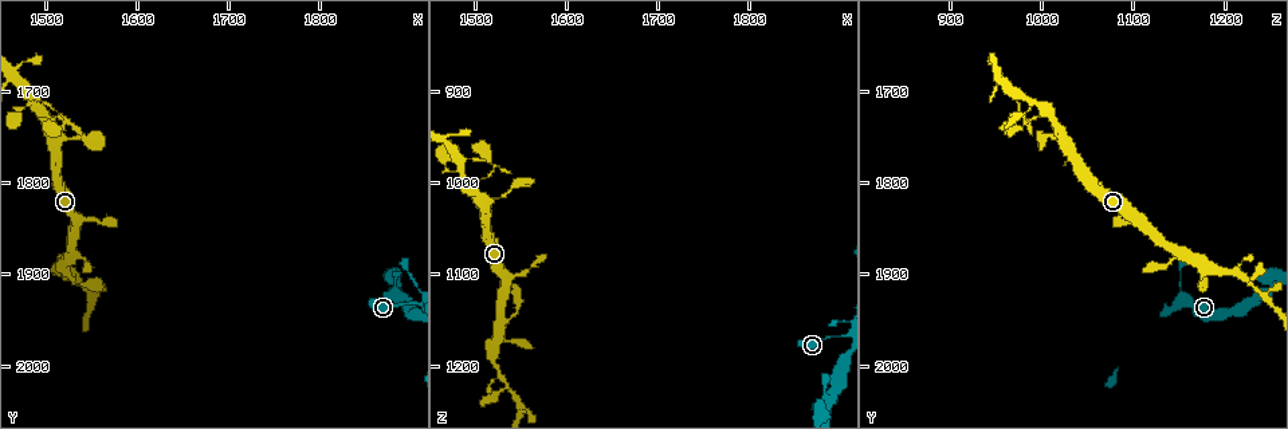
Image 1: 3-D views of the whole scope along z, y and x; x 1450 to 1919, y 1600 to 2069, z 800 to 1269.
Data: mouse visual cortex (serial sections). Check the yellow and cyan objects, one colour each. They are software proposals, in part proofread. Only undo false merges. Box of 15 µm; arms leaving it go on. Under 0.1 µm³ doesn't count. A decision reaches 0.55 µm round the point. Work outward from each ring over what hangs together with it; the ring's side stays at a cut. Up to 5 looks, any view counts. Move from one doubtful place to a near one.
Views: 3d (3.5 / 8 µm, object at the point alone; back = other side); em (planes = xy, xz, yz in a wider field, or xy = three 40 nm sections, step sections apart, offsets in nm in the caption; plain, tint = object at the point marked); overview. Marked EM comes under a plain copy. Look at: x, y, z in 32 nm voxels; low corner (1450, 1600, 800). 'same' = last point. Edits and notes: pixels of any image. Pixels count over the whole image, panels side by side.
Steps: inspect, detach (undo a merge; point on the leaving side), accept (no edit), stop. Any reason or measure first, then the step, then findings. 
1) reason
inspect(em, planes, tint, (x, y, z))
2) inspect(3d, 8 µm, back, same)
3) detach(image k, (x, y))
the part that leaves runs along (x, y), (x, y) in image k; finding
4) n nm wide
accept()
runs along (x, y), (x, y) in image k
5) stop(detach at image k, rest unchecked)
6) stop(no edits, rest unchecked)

abrupt turn
inspect(3d, 3.5 µm, (1515, 1745, 975))

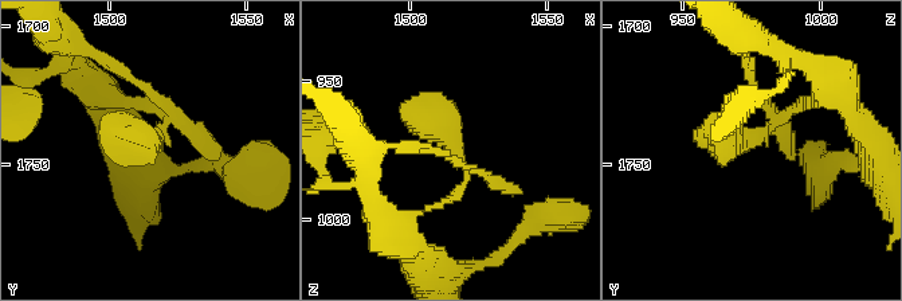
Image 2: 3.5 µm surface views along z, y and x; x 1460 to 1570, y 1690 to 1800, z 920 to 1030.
inspect(em, xy, step 5, tint, (1515, 1741, 971))

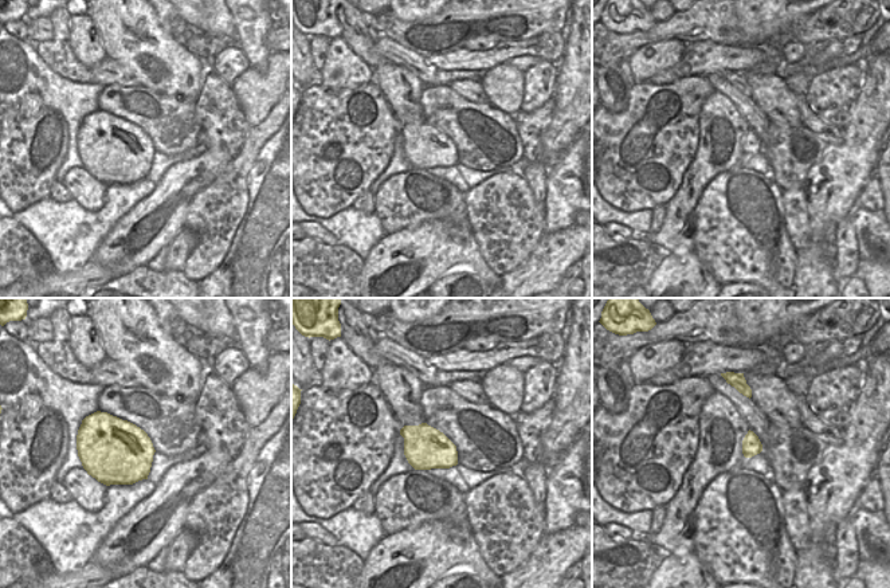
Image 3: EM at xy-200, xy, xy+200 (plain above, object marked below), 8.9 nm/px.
accept()
runs along (804, 104), (749, 141), (709, 116) in image 2; all the same cell

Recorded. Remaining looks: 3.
sudden change in width
inspect(3d, 3.5 µm, (1520, 1895, 1180))

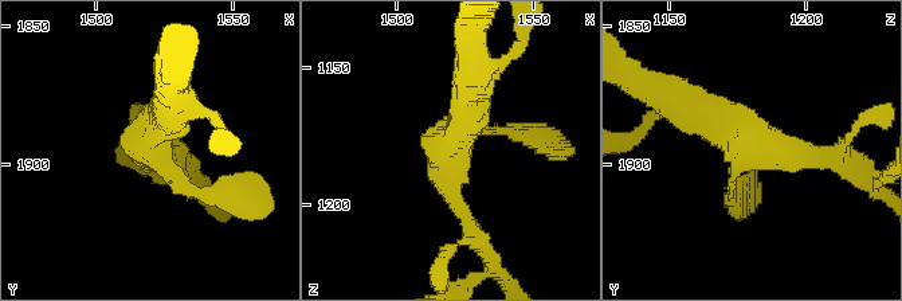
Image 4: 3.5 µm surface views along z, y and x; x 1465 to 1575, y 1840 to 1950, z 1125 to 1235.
inspect(em, xy, step 3, tint, (1520, 1892, 1177))

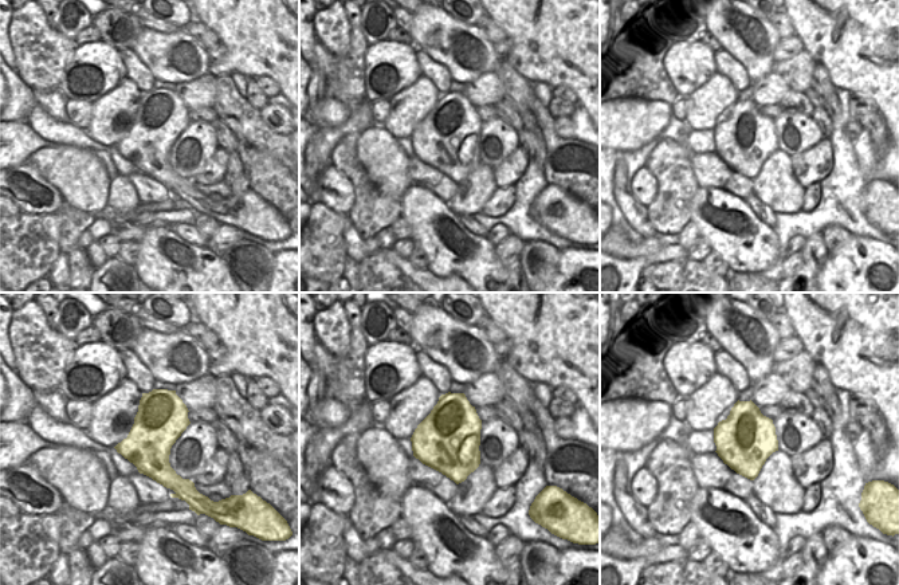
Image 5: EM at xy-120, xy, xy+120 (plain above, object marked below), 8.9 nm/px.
accept()
runs along (677, 96), (746, 141), (826, 157) in image 4; continuous, no second cell

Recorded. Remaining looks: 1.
stop(no edits, rest unchecked)

